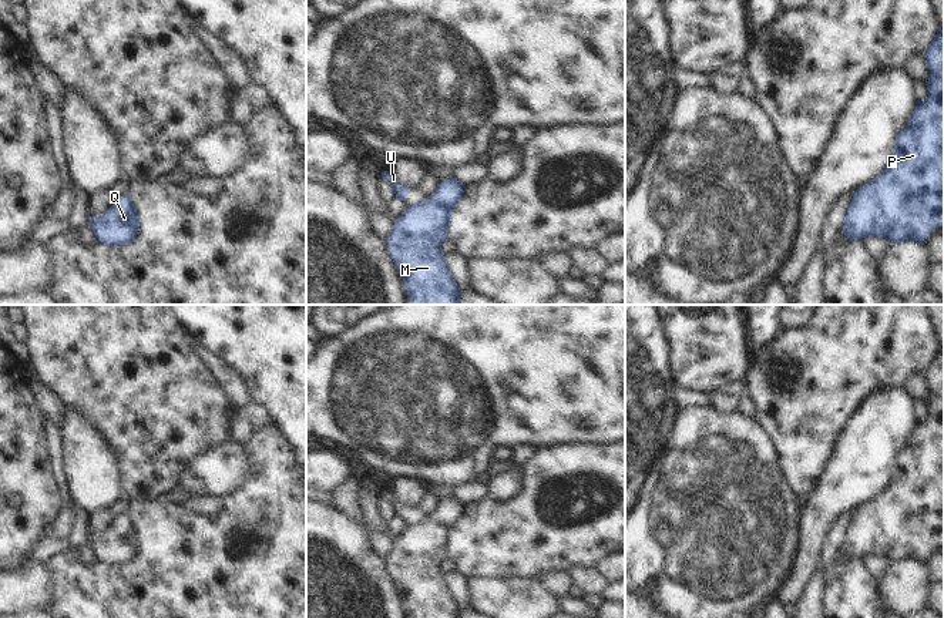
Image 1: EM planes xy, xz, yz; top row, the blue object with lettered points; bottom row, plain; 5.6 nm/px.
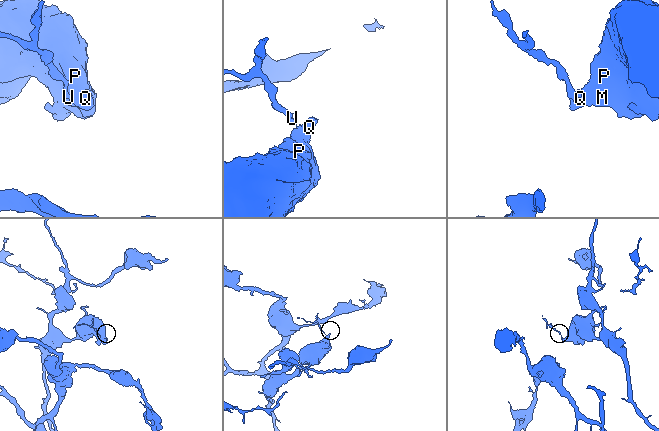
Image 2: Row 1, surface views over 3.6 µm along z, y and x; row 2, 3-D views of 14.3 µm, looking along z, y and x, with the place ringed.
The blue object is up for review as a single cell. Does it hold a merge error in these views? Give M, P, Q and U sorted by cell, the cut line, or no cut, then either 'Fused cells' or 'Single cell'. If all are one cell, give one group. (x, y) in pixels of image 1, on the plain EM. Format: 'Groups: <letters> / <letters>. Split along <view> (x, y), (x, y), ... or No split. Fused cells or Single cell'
Groups: M P Q / U. Split along xz (422, 523), (413, 524). Fused cells.

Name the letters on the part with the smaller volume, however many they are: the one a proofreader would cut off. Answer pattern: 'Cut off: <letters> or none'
Cut off: U

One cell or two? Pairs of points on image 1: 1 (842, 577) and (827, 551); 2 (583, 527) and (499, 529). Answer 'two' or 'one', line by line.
1: two
2: one

